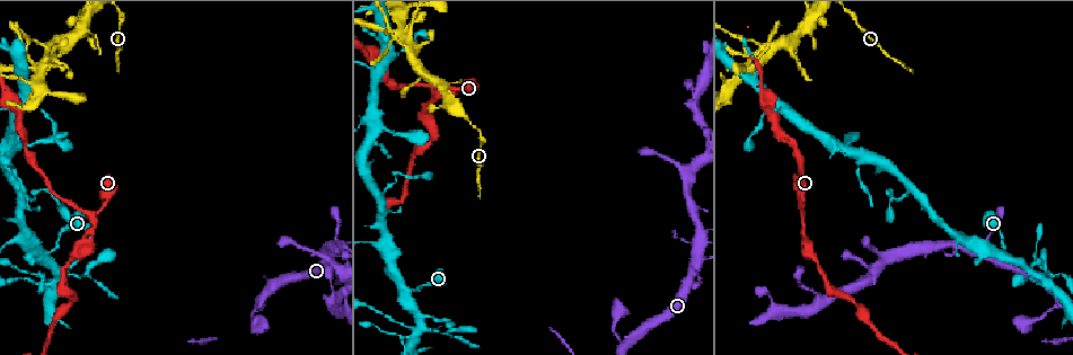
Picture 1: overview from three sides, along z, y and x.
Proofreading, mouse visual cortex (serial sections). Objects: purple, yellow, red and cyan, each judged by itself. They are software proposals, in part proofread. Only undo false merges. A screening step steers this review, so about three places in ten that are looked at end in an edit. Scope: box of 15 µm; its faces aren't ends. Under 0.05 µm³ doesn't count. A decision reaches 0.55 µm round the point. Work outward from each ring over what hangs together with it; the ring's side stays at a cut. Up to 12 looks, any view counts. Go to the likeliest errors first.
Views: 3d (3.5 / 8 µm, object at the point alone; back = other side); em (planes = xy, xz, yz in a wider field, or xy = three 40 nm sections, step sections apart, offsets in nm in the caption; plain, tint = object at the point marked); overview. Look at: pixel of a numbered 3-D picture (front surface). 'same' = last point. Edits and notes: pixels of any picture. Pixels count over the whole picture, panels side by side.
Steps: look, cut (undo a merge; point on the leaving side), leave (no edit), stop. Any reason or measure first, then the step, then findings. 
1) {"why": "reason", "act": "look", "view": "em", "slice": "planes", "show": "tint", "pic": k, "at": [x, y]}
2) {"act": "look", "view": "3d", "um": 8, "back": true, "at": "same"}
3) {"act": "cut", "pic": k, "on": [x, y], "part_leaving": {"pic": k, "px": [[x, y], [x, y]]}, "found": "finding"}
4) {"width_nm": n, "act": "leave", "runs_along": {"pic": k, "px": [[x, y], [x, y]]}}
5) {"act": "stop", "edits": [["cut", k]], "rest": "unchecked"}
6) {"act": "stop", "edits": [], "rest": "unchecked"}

{"why": "three arms meet", "act": "look", "view": "3d", "um": 3.5, "pic": 1, "at": [95, 214]}

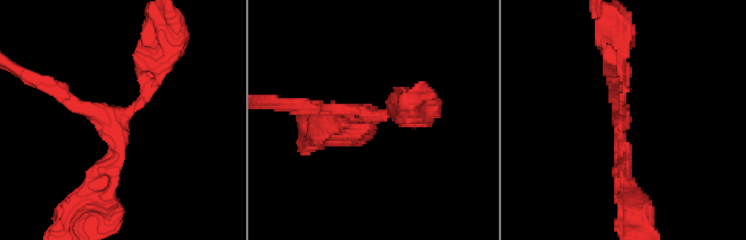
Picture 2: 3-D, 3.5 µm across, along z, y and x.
{"why": "shape alone is not enough", "act": "look", "view": "em", "slice": "xy", "step": 5, "show": "tint", "pic": 2, "at": [374, 115]}

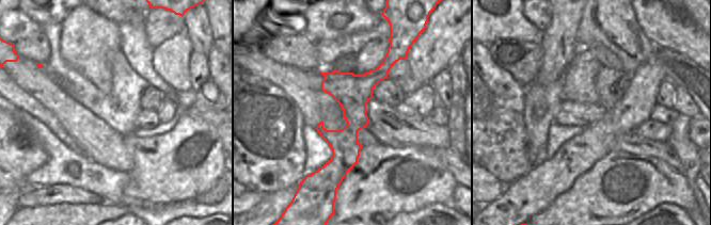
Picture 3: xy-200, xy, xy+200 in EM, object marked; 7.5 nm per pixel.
{"act": "leave", "runs_along": {"pic": 3, "px": [[391, 52], [354, 96], [334, 179]]}, "found": "one cell here"}

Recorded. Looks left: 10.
{"why": "calibre changes", "act": "look", "view": "3d", "um": 8, "pic": 1, "at": [402, 39]}

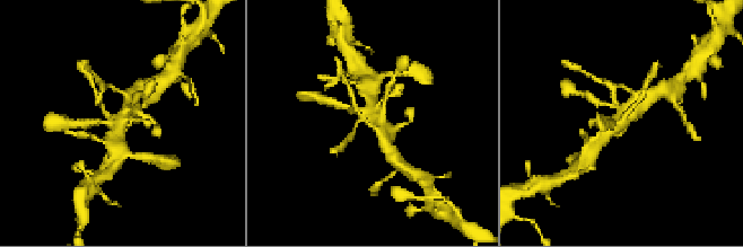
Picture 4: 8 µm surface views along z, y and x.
{"why": "zoom in", "act": "look", "view": "3d", "um": 3.5, "pic": 4, "at": [375, 117]}

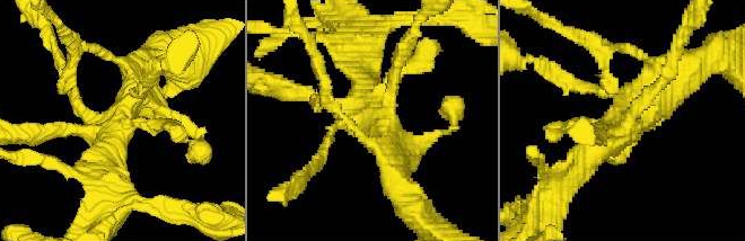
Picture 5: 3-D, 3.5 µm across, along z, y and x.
{"why": "shape alone is not enough", "act": "look", "view": "em", "slice": "xy", "step": 2, "show": "tint", "pic": 5, "at": [371, 120]}

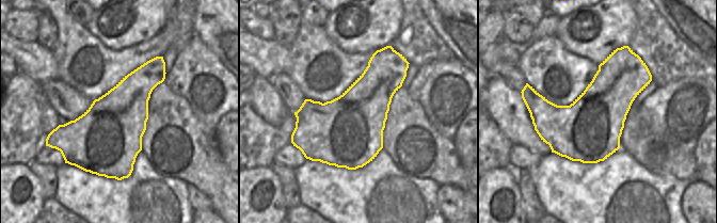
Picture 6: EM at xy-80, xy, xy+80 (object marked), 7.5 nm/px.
{"act": "leave", "runs_along": {"pic": 5, "px": [[677, 80], [646, 97], [570, 177]]}, "found": "continuous, no second cell"}

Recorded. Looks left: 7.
{"why": "sharp bend", "act": "look", "view": "3d", "um": 8, "pic": 1, "at": [1002, 251]}

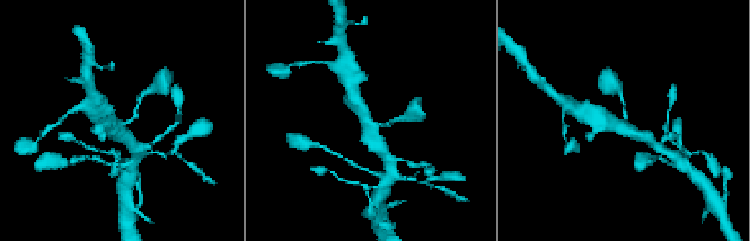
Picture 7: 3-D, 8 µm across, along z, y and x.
{"act": "look", "view": "em", "slice": "xy", "step": 1, "show": "tint", "pic": 7, "at": [624, 122]}

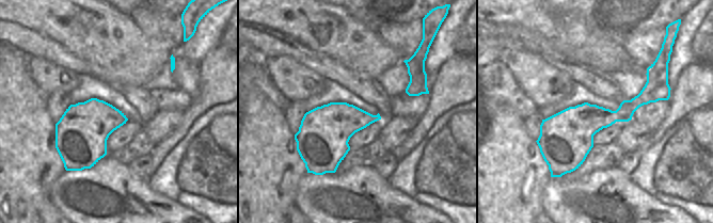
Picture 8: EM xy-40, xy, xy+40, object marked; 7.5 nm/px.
{"act": "leave", "found": "continuous, no second cell"}

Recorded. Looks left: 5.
{"why": "arms part here", "act": "look", "view": "3d", "um": 3.5, "pic": 1, "at": [915, 191]}

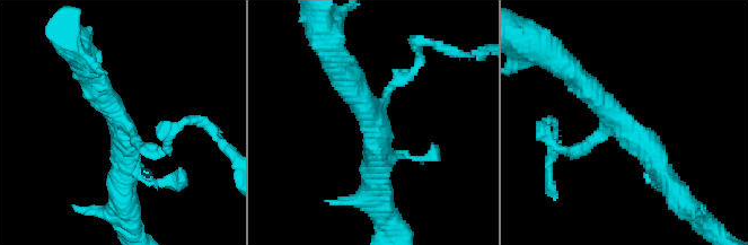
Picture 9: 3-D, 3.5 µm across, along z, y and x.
{"arms": 3, "arm_widths_nm": [200, 300, 350], "why": "shape alone is not enough", "act": "look", "view": "em", "slice": "planes", "show": "tint", "pic": 9, "at": [119, 120]}

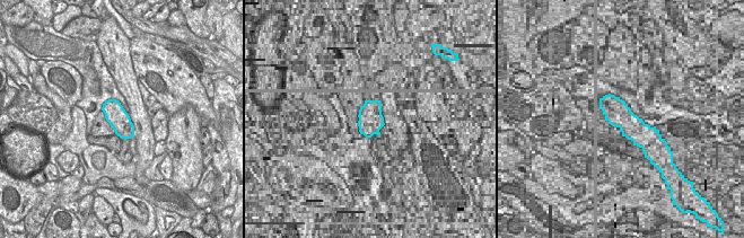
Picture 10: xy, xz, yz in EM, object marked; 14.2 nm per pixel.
{"act": "leave", "runs_along": {"pic": 9, "px": [[670, 181], [618, 117], [572, 72]]}, "found": "continuous, no second cell"}

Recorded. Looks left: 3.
{"act": "look", "view": "3d", "um": 3.5, "pic": 1, "at": [403, 48]}

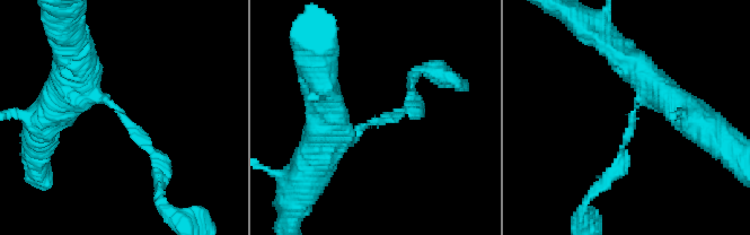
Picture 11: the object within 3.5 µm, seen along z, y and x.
{"arm_widths_nm": [100, 450], "why": "need the tissue", "act": "look", "view": "em", "slice": "planes", "show": "tint", "pic": 11, "at": [120, 115]}

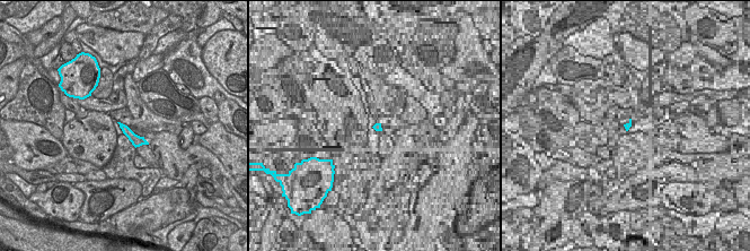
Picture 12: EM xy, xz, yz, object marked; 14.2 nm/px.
{"act": "leave", "runs_along": {"pic": 11, "px": [[63, 97], [105, 97], [160, 174]]}, "found": "all the same cell"}

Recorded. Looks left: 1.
{"act": "stop", "edits": [], "rest": "unchecked"}

